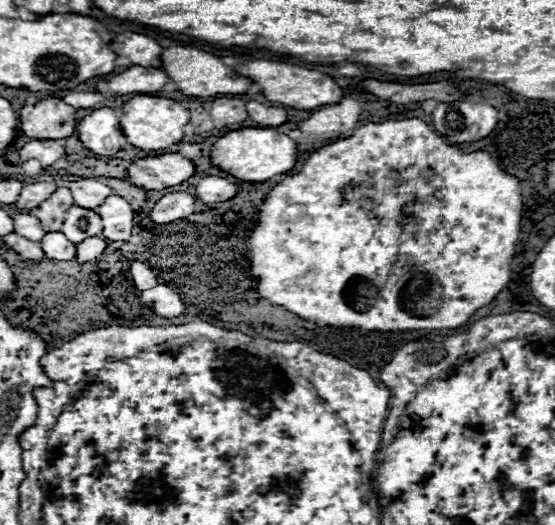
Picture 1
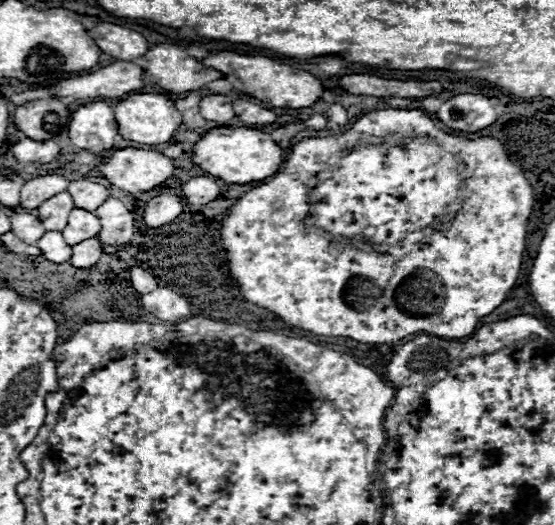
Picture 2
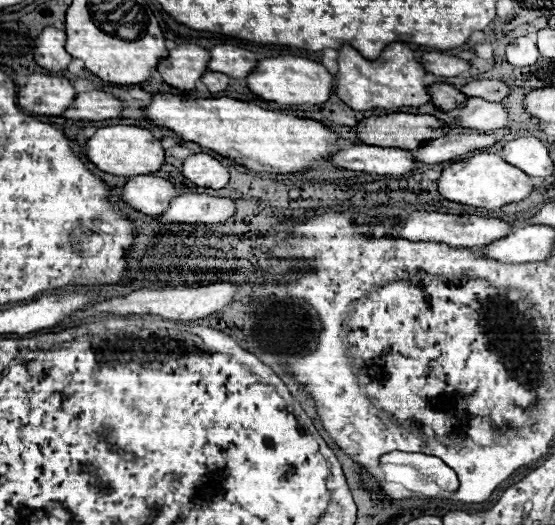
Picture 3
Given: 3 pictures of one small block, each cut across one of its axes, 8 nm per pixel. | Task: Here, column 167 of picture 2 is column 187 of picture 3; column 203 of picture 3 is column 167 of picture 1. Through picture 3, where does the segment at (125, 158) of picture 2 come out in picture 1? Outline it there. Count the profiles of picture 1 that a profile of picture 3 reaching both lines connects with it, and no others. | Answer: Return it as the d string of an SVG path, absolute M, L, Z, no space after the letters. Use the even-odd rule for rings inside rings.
M160 154L132 160L126 168L126 180L144 190L162 190L182 184L194 176L194 164L180 154Z

